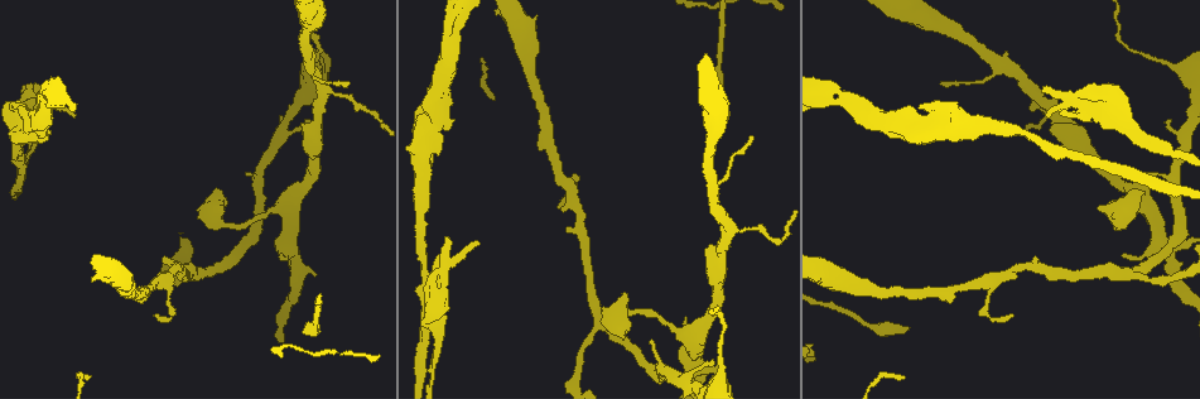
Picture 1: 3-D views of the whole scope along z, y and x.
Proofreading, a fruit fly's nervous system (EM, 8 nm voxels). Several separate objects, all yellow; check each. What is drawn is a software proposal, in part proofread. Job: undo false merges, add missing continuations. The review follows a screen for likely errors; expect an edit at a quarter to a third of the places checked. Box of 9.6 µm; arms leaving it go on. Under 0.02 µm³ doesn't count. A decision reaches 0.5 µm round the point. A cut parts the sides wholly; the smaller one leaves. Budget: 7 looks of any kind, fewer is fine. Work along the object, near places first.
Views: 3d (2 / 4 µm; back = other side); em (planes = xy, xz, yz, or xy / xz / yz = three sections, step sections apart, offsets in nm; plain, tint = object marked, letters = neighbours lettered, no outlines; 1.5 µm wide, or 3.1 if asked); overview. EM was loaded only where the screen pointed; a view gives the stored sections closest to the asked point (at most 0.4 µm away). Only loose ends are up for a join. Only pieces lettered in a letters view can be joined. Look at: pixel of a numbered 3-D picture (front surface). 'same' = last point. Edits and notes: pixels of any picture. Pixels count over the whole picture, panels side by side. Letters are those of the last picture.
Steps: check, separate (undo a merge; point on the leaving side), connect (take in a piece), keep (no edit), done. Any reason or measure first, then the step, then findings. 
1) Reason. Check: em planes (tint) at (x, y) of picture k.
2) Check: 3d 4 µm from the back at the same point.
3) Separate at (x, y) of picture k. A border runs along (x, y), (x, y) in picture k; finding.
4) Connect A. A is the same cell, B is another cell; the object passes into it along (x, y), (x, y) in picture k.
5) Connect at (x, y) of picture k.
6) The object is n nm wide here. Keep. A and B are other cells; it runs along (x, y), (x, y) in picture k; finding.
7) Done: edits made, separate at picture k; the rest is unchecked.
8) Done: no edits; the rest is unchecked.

Branch stops here. Check: 3d 2 µm at (1044, 88) of picture 1.

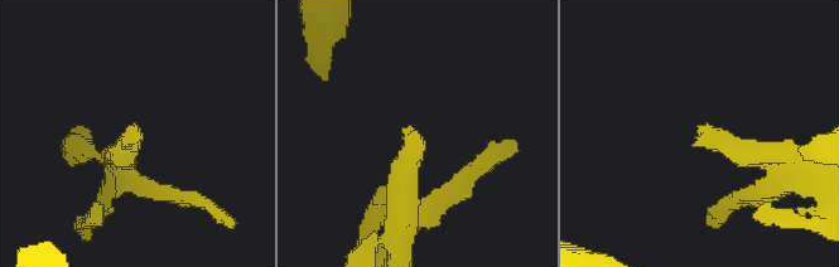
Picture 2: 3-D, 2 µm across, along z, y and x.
Check: em planes (tint) at (415, 137) of picture 2.

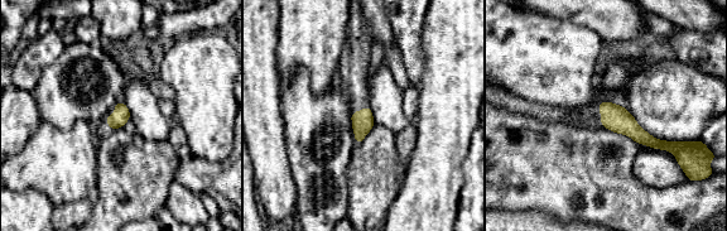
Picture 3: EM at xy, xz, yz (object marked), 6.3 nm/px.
What lies round it. Check: em planes (letters) at the same point.

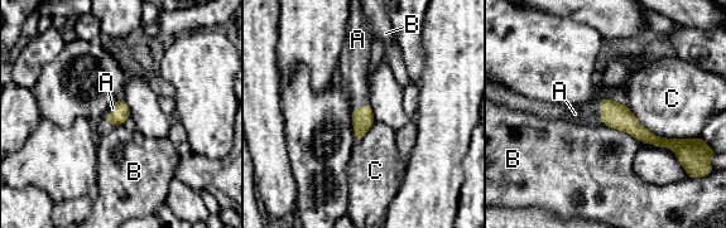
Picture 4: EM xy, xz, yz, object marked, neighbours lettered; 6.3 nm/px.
The longest contact is with C, 500 nm. Connect A. A is the same cell, B and C are other cells; the object passes into it along (618, 116), (600, 108), (575, 114) in picture 4; it goes on there.

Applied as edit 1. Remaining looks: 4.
Check: overview.

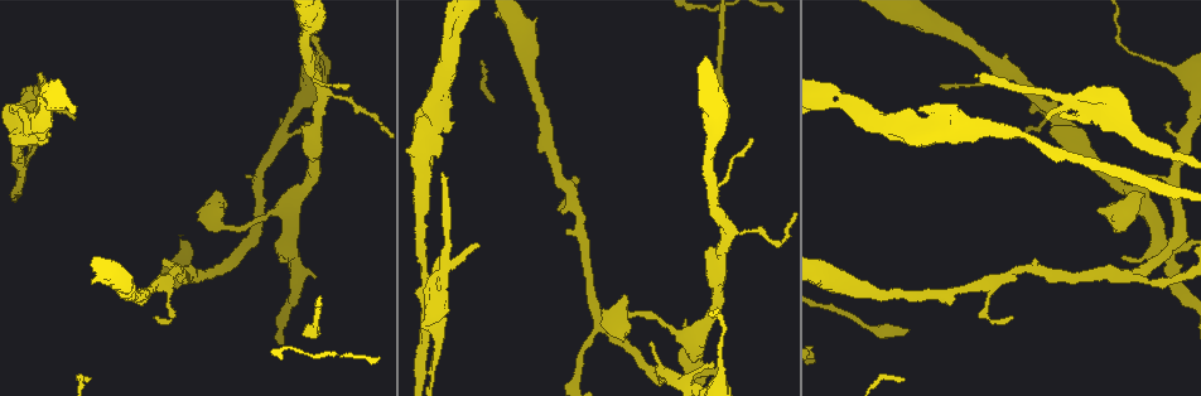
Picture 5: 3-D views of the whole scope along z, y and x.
Thick turns thin. Check: 3d 4 µm at (1171, 148) of picture 5.

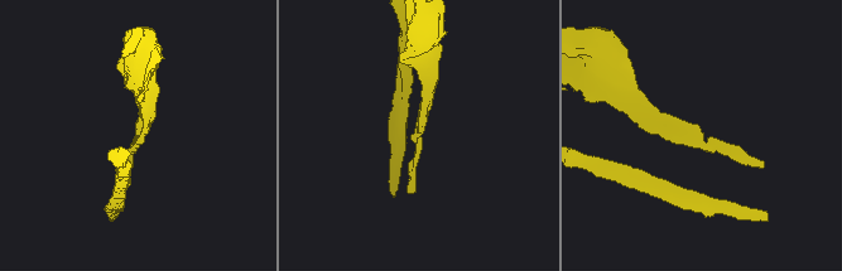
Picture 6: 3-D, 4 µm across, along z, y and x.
Check: em planes (tint) at (696, 133) of picture 6.

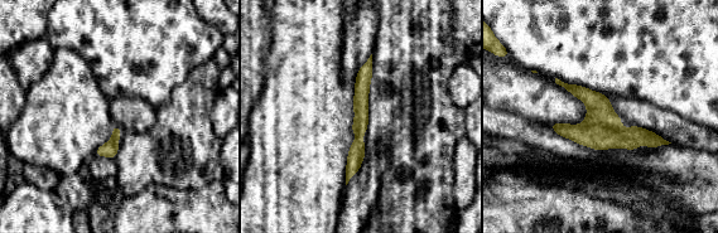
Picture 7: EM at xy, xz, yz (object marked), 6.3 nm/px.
What lies round it. Check: em planes (letters) at the same point.

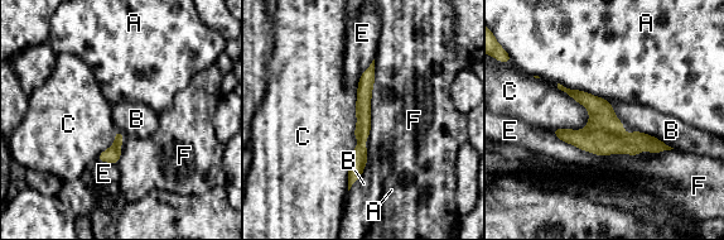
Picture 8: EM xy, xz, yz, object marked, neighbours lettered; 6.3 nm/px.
The longest contact is with C, 650 nm. Keep. A, B, C, E and F are other cells; a border runs along (608, 101), (626, 133), (674, 148) in picture 8; all the same neuron.

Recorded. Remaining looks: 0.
Done: edits made, connect at picture 4; the rest is unchecked.

